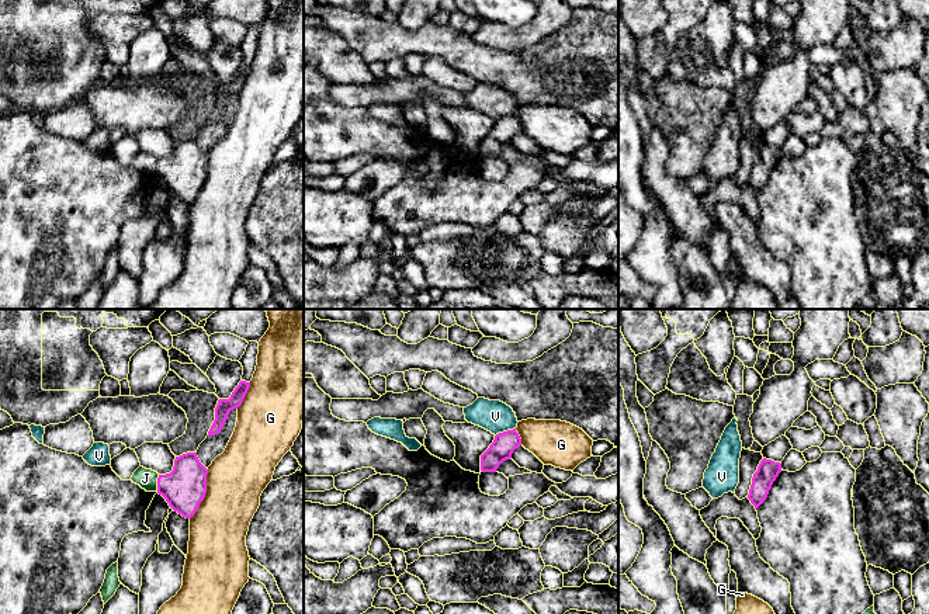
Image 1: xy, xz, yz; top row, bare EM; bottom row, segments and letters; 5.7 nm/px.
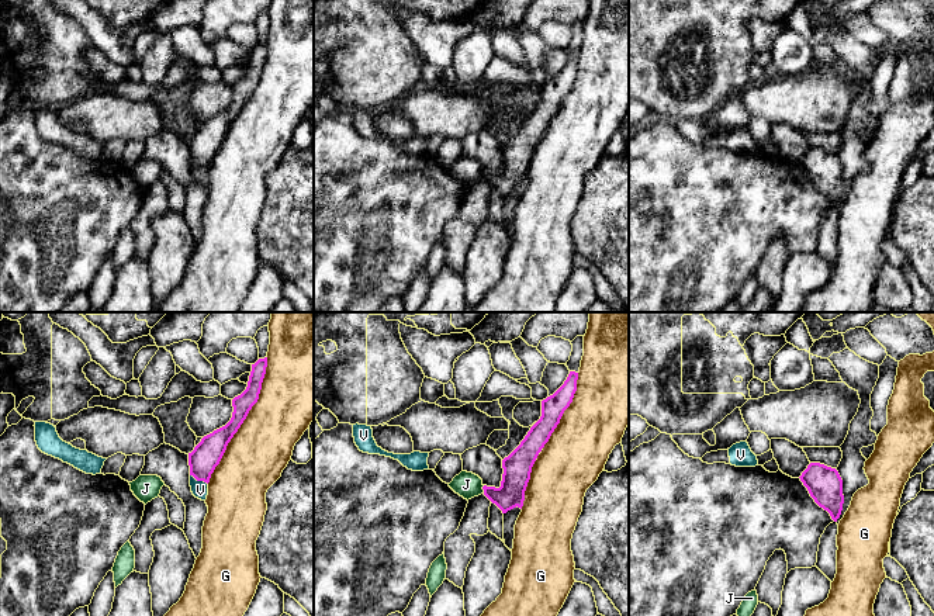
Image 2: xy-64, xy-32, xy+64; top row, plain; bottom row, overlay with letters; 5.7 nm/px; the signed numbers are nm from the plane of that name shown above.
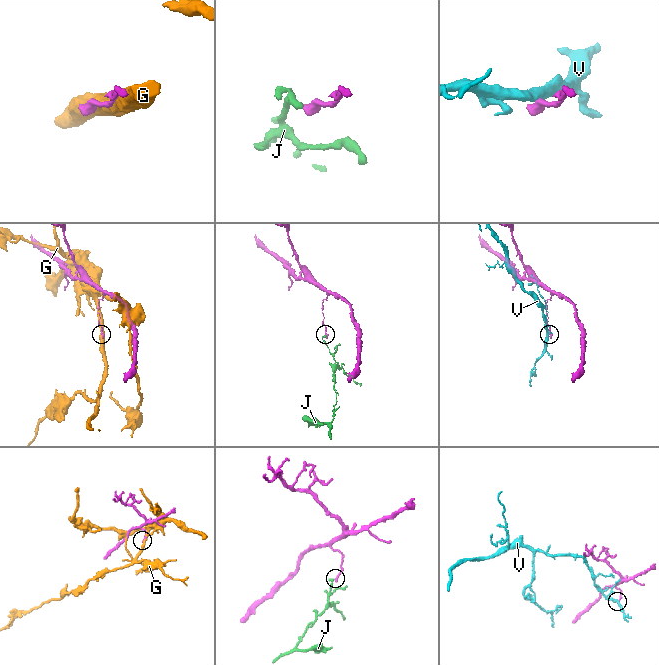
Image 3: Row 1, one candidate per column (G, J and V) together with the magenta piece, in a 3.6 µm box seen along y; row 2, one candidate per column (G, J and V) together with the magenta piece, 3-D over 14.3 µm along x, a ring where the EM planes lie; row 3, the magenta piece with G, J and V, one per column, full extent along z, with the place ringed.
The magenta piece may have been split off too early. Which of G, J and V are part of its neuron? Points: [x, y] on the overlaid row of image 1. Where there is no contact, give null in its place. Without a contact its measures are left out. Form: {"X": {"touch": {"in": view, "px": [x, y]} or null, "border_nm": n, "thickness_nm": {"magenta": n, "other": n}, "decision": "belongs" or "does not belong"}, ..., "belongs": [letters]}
{"G": {"touch": {"in": "xy", "px": [205, 492]}, "border_nm": 320, "thickness_nm": {"magenta": 240, "other": 340}, "decision": "does not belong"}, "J": {"touch": {"in": "xy", "px": [158, 484]}, "border_nm": 100, "thickness_nm": {"magenta": 240, "other": 110}, "decision": "does not belong"}, "V": {"touch": {"in": "xz", "px": [505, 432]}, "border_nm": 130, "thickness_nm": {"magenta": 130, "other": 190}, "decision": "does not belong"}, "belongs": []}

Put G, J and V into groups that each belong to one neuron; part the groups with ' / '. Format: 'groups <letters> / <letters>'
groups G / J / V

